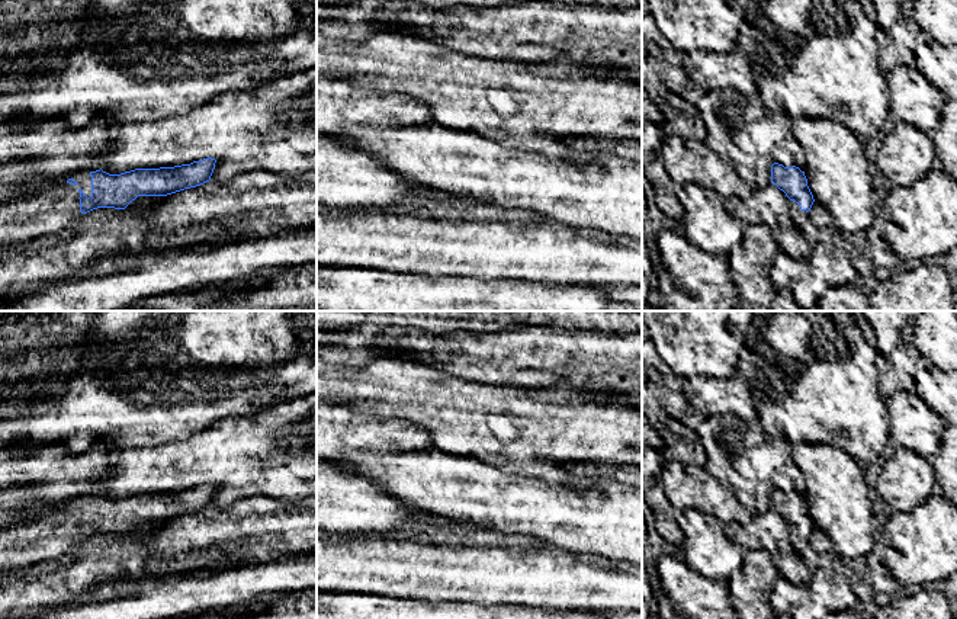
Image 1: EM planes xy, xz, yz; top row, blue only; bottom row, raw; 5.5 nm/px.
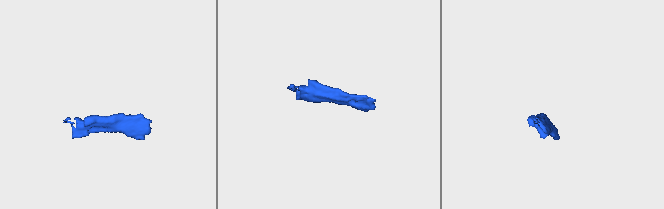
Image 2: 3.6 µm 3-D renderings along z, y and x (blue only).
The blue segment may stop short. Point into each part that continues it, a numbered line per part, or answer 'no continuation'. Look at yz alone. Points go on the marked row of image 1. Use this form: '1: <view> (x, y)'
1: yz (797, 215)

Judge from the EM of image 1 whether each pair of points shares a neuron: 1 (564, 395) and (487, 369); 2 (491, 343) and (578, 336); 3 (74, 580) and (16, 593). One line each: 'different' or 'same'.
1: different
2: same
3: same

